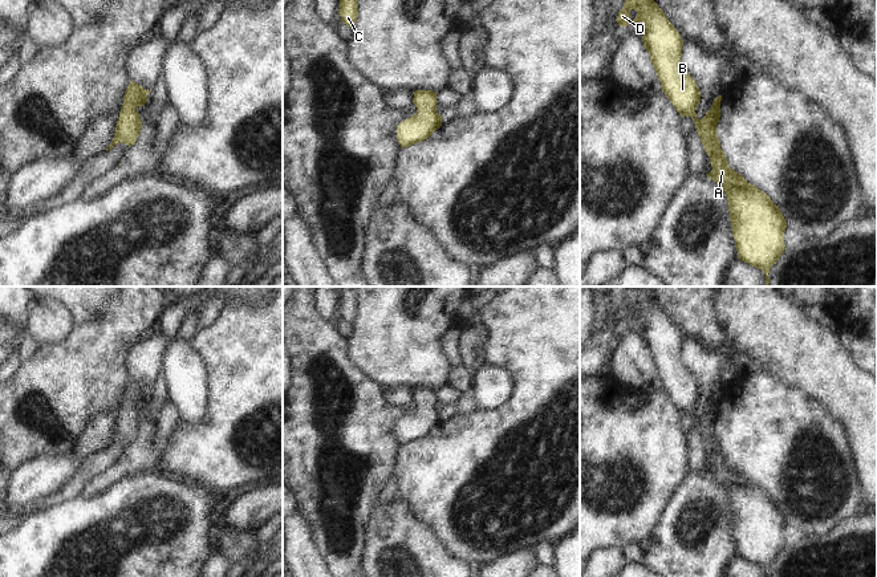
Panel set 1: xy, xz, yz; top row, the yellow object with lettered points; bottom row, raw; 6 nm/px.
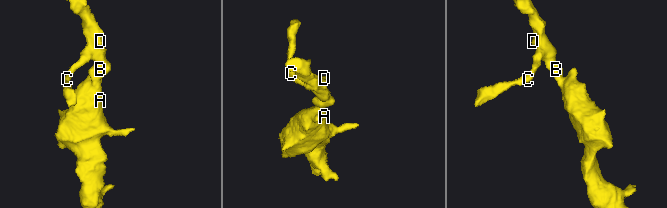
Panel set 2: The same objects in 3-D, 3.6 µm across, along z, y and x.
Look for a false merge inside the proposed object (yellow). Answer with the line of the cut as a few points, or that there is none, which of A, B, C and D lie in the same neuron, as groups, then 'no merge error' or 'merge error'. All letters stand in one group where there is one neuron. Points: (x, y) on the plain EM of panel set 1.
no cut | A B C D | no merge error

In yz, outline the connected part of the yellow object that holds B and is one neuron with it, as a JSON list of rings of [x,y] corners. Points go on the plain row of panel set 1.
[[[625,287],[625,300],[616,317],[620,324],[634,320],[643,326],[642,340],[662,389],[682,414],[693,415],[712,464],[706,472],[727,493],[738,556],[759,565],[770,577],[771,564],[785,548],[787,520],[767,491],[730,464],[716,431],[722,393],[714,397],[702,417],[697,415],[701,389],[681,361],[683,337],[654,298],[650,287]]]

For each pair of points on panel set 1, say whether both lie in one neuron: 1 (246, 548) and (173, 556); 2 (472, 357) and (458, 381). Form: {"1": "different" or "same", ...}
{"1": "different", "2": "different"}

